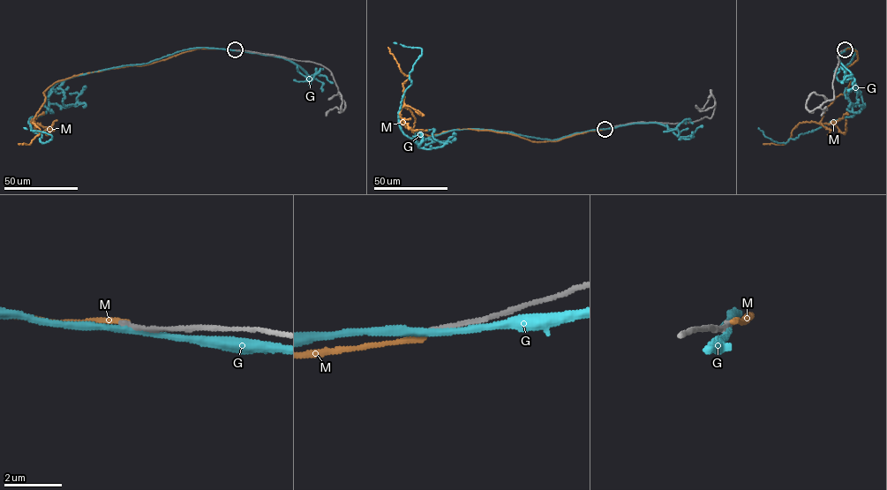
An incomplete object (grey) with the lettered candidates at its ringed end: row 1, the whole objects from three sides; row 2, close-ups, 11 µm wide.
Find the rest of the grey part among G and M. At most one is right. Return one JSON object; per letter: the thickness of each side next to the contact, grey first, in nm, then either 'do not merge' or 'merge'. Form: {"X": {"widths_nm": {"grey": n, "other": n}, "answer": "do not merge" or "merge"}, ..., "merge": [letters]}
{"G": {"widths_nm": {"grey": 200, "other": 240}, "answer": "do not merge"}, "M": {"widths_nm": {"grey": 160, "other": 200}, "answer": "do not merge"}, "merge": []}

